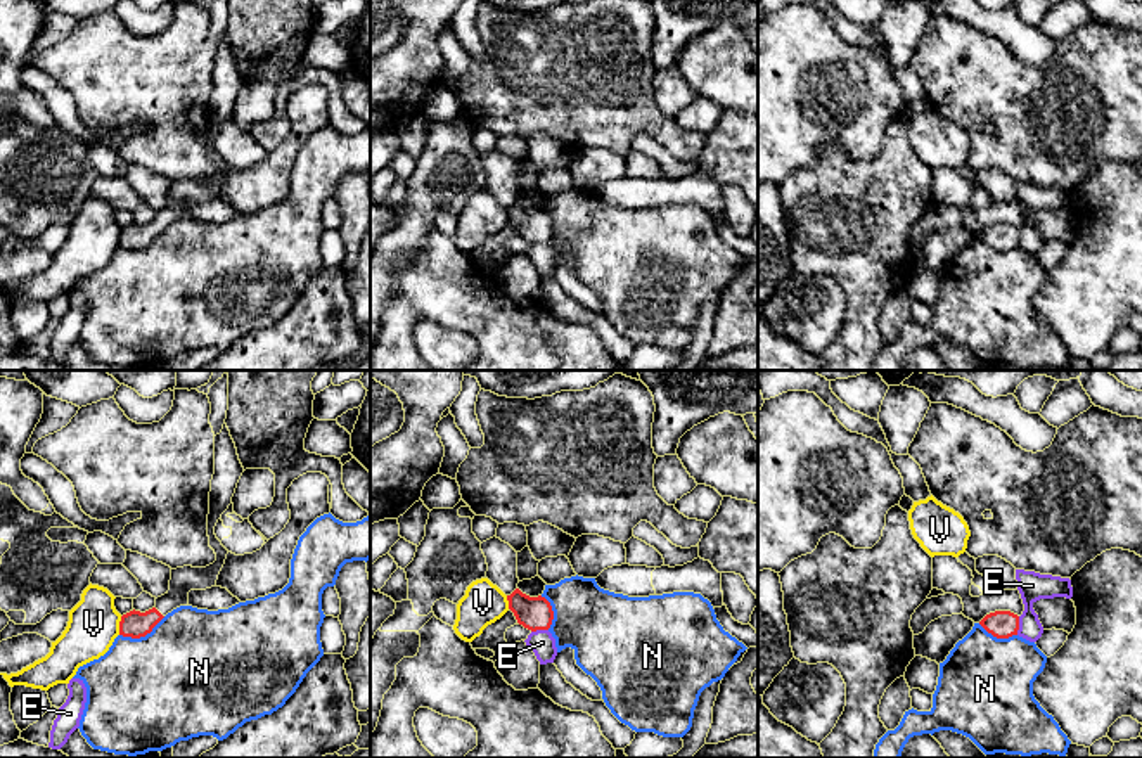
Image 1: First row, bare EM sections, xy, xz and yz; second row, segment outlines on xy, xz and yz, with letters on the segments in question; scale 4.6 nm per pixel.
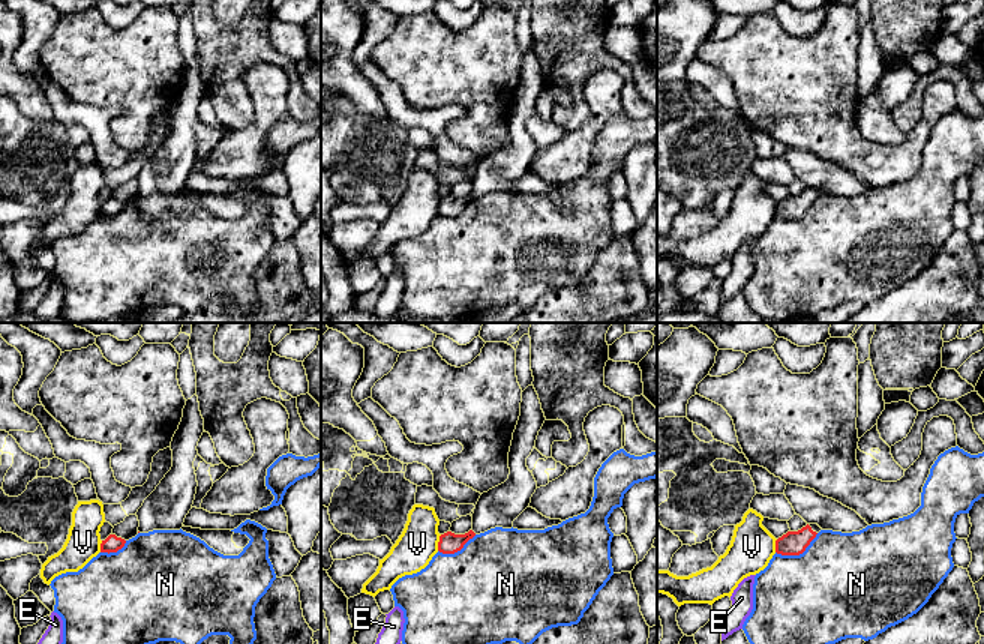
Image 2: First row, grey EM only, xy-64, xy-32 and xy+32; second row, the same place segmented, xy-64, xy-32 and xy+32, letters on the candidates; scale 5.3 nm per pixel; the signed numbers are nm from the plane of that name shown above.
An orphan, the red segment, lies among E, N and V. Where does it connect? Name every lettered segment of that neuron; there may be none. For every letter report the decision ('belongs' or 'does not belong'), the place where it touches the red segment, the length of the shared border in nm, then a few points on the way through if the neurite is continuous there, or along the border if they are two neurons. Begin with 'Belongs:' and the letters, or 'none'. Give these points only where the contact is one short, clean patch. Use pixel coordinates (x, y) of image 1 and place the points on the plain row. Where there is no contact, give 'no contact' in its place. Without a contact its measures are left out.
Belongs: none
E: does not belong; meets red in yz at (1018, 237); contact 90 nm long; border along yz (1020, 229), (1016, 246)
N: does not belong; meets red in xy at (142, 248); contact 240 nm long; border along xy (165, 229), (144, 248), (120, 248)
V: does not belong; meets red in xy at (120, 237); contact 90 nm long; border along xy (121, 229), (118, 246)

